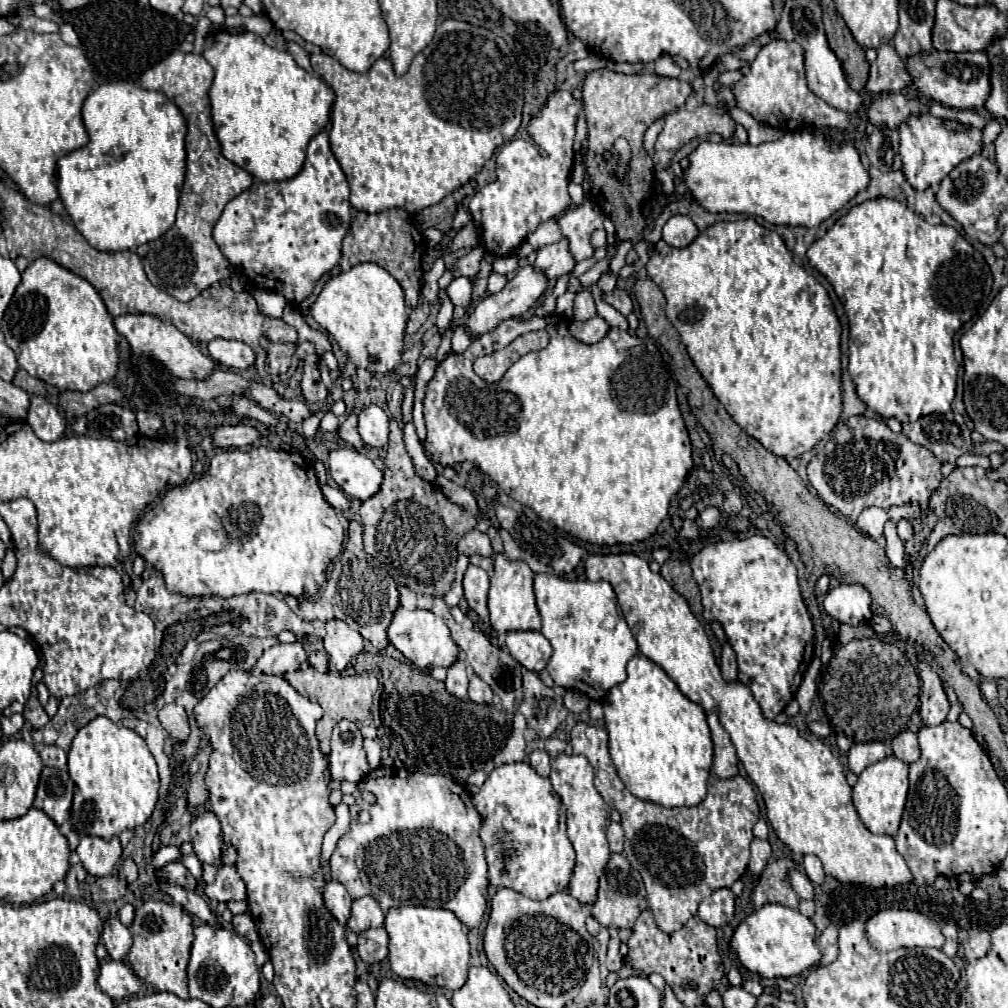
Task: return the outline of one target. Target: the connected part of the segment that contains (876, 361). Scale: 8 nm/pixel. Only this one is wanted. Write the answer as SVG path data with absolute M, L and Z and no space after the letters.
M879 197L879 199L871 199L871 201L865 201L853 207L845 217L837 219L837 223L807 249L807 257L809 257L809 263L831 281L849 317L849 329L851 329L849 333L849 373L857 385L859 399L869 409L873 409L885 419L895 417L899 421L915 421L923 415L947 413L951 409L951 401L955 399L955 383L957 383L957 367L959 367L953 357L953 335L961 329L963 323L971 321L973 317L985 311L985 303L989 299L991 285L993 285L993 275L983 255L973 245L969 245L953 227L931 225L923 217L919 217L915 211L911 211L907 205L903 205L901 201Z

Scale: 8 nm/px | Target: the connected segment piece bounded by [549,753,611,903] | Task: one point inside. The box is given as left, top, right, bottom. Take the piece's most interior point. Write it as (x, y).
(587, 814)

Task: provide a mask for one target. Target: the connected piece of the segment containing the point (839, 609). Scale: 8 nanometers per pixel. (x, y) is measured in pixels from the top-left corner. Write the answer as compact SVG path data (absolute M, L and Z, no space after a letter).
M839 585L831 589L823 603L825 611L847 625L867 623L871 613L871 593L863 585Z

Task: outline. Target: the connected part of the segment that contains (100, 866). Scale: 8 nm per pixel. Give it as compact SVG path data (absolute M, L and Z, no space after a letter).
M83 835L75 851L83 867L95 877L111 875L111 871L121 859L121 843L117 837L103 839L103 837L93 837L93 835Z

